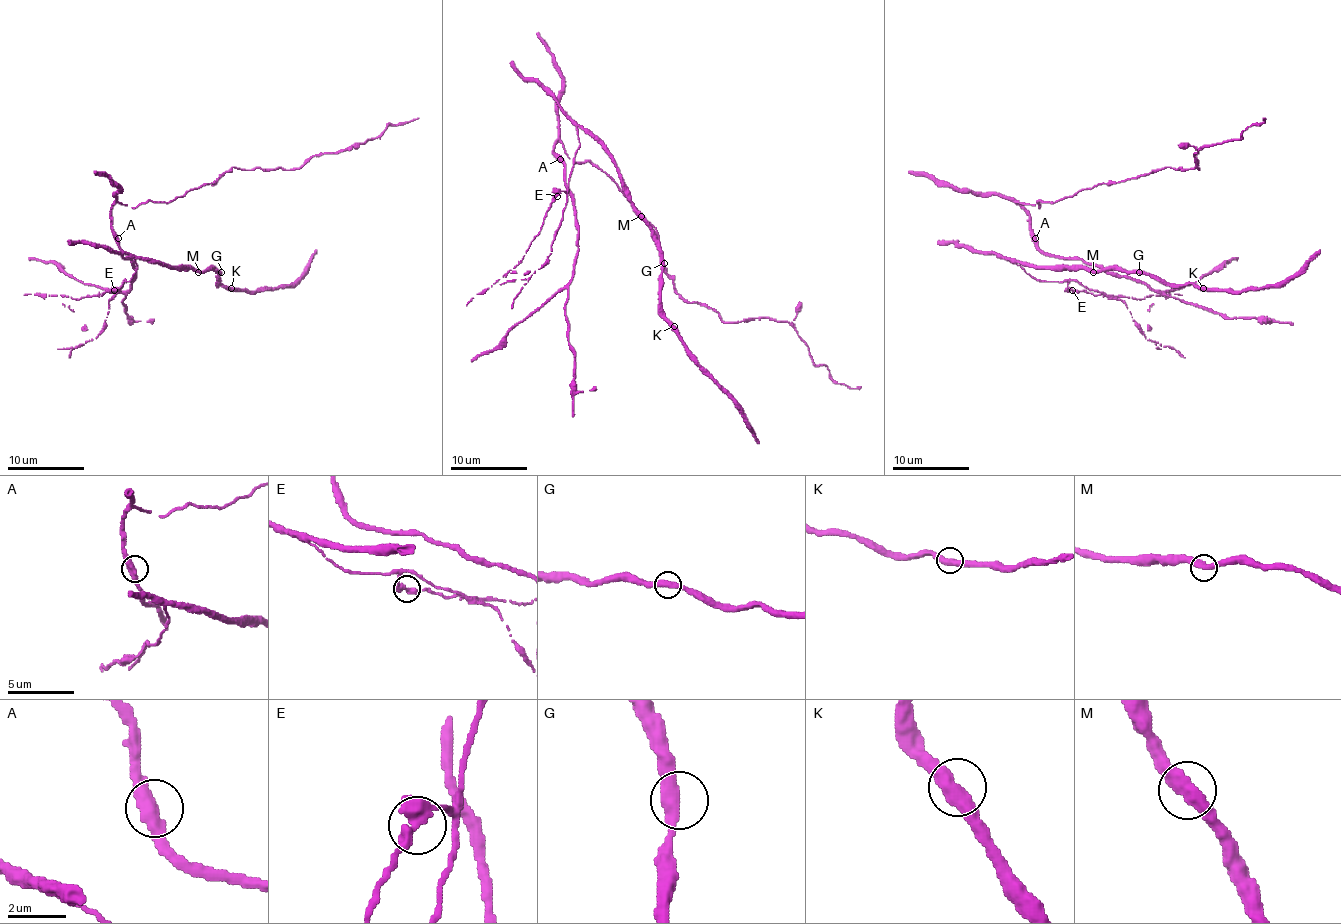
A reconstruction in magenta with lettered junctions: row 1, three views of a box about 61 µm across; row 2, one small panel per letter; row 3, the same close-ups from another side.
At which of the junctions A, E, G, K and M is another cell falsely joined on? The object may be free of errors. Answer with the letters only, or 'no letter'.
E

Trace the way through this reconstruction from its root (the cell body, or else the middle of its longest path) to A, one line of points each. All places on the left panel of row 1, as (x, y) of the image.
A: (123, 255), (118, 238)

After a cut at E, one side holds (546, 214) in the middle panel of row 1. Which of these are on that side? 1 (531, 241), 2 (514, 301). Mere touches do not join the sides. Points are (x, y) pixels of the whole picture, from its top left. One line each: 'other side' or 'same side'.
1: same side
2: other side

